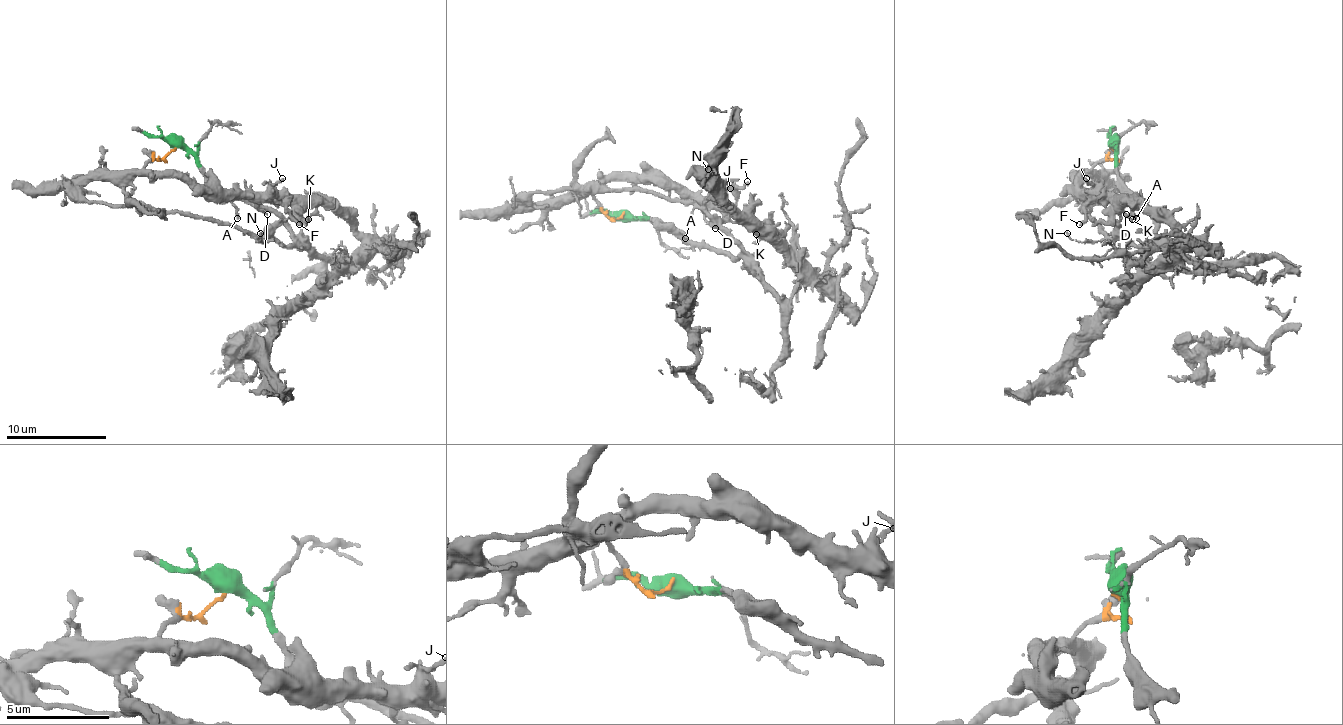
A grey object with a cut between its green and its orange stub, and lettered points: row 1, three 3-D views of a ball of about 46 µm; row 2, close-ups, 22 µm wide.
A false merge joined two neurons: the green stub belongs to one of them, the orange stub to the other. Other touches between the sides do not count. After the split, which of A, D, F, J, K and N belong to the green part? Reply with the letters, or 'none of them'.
A, N

